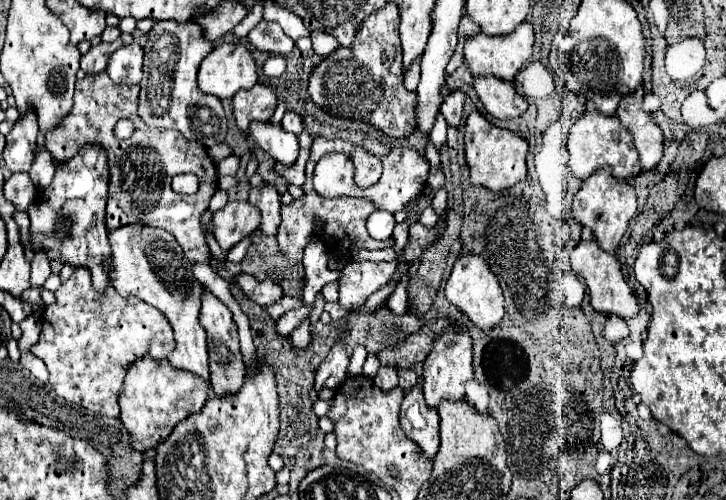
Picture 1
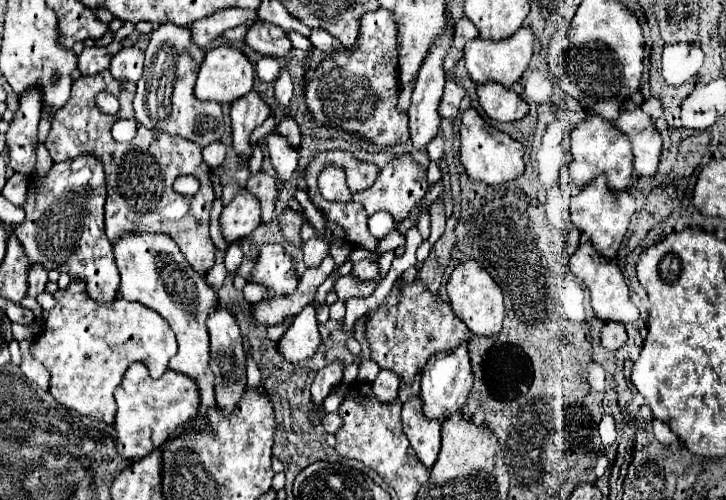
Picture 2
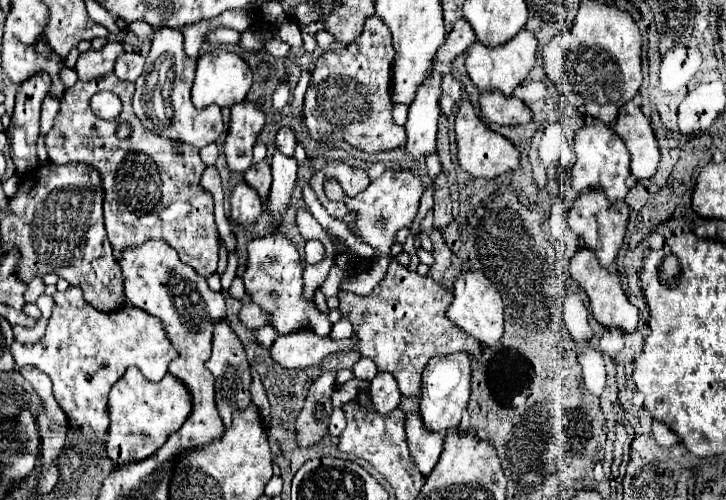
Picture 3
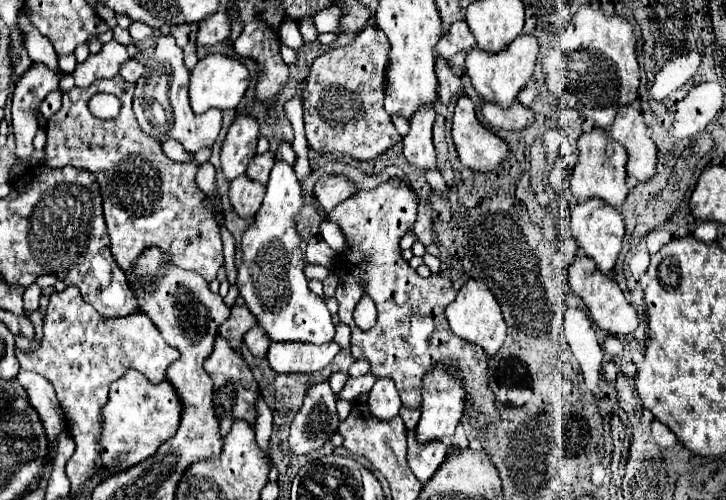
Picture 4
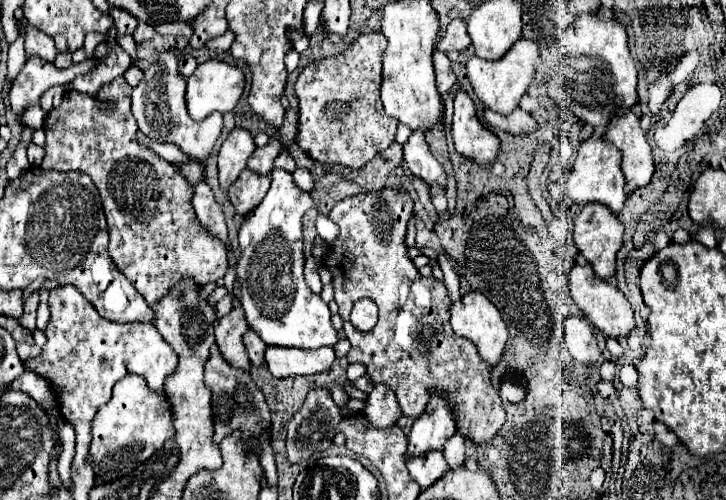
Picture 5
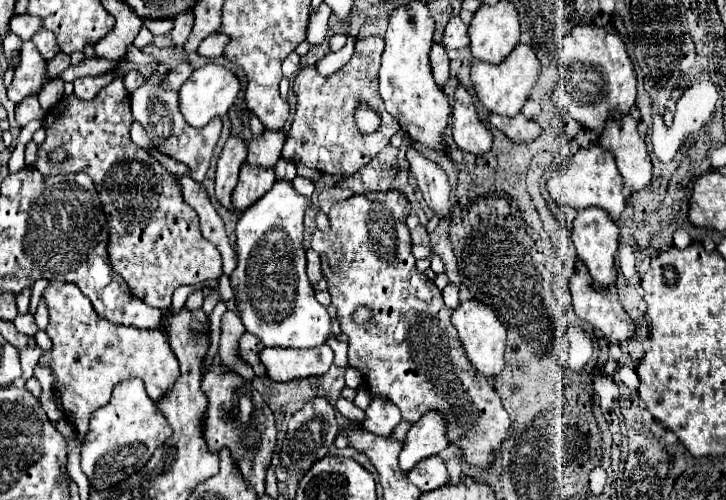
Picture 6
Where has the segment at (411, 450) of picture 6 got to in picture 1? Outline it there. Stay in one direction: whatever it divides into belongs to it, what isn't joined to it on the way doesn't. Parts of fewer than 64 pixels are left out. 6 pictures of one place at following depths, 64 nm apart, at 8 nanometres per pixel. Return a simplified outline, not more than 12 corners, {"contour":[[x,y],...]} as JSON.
{"contour":[[458,324],[424,360],[426,404],[464,400],[472,340]]}

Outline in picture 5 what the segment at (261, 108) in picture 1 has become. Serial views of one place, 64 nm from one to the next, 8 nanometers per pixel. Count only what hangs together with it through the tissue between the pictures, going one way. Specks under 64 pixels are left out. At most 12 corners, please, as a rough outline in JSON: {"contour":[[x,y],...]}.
{"contour":[[234,128],[218,154],[218,182],[224,192],[246,168],[254,138]]}

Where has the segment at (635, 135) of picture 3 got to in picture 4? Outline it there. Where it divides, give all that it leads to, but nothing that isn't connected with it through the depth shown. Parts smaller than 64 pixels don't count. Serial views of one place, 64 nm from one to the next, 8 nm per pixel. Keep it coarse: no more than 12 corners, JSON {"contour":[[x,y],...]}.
{"contour":[[634,106],[620,108],[608,136],[628,152],[626,174],[648,182],[656,146]]}

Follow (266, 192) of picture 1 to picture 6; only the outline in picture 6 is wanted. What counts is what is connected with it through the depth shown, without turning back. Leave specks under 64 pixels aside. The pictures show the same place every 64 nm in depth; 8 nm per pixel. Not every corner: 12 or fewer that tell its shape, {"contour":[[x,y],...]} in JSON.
{"contour":[[266,130],[246,142],[248,164],[272,168],[286,134]]}

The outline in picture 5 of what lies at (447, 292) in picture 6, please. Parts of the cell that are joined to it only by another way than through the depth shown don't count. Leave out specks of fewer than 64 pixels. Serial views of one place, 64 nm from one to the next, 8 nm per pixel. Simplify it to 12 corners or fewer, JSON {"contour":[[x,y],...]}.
{"contour":[[440,256],[444,286],[450,302],[460,300],[458,276],[452,264]]}

